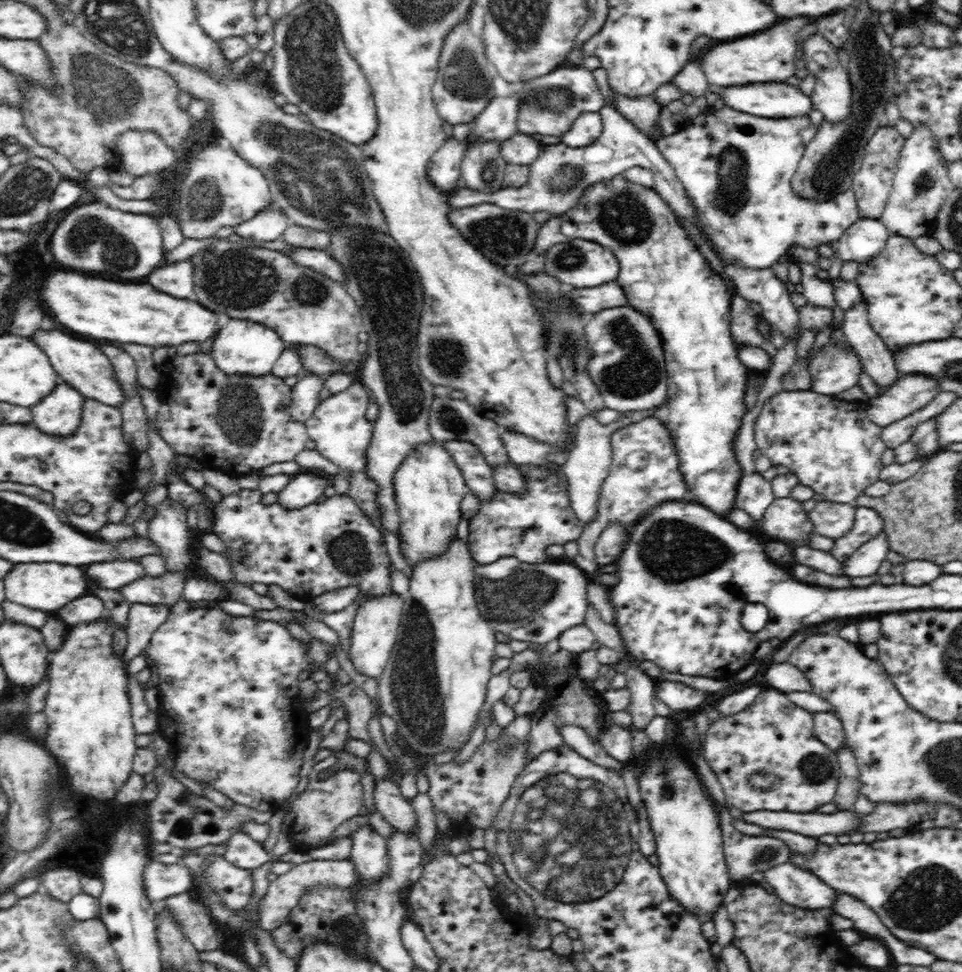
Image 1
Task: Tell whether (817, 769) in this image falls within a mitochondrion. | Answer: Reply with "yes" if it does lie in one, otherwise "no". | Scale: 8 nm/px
yes

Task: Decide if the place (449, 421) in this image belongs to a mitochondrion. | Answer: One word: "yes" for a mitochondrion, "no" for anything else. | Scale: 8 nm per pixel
yes

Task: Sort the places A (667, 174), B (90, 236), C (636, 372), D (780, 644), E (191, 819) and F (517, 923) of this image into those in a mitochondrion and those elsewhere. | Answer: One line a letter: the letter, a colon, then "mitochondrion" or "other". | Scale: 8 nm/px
A: other
B: mitochondrion
C: mitochondrion
D: other
E: mitochondrion
F: other

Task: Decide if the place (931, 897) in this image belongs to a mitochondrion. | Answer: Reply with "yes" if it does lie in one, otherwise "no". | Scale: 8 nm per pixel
yes

